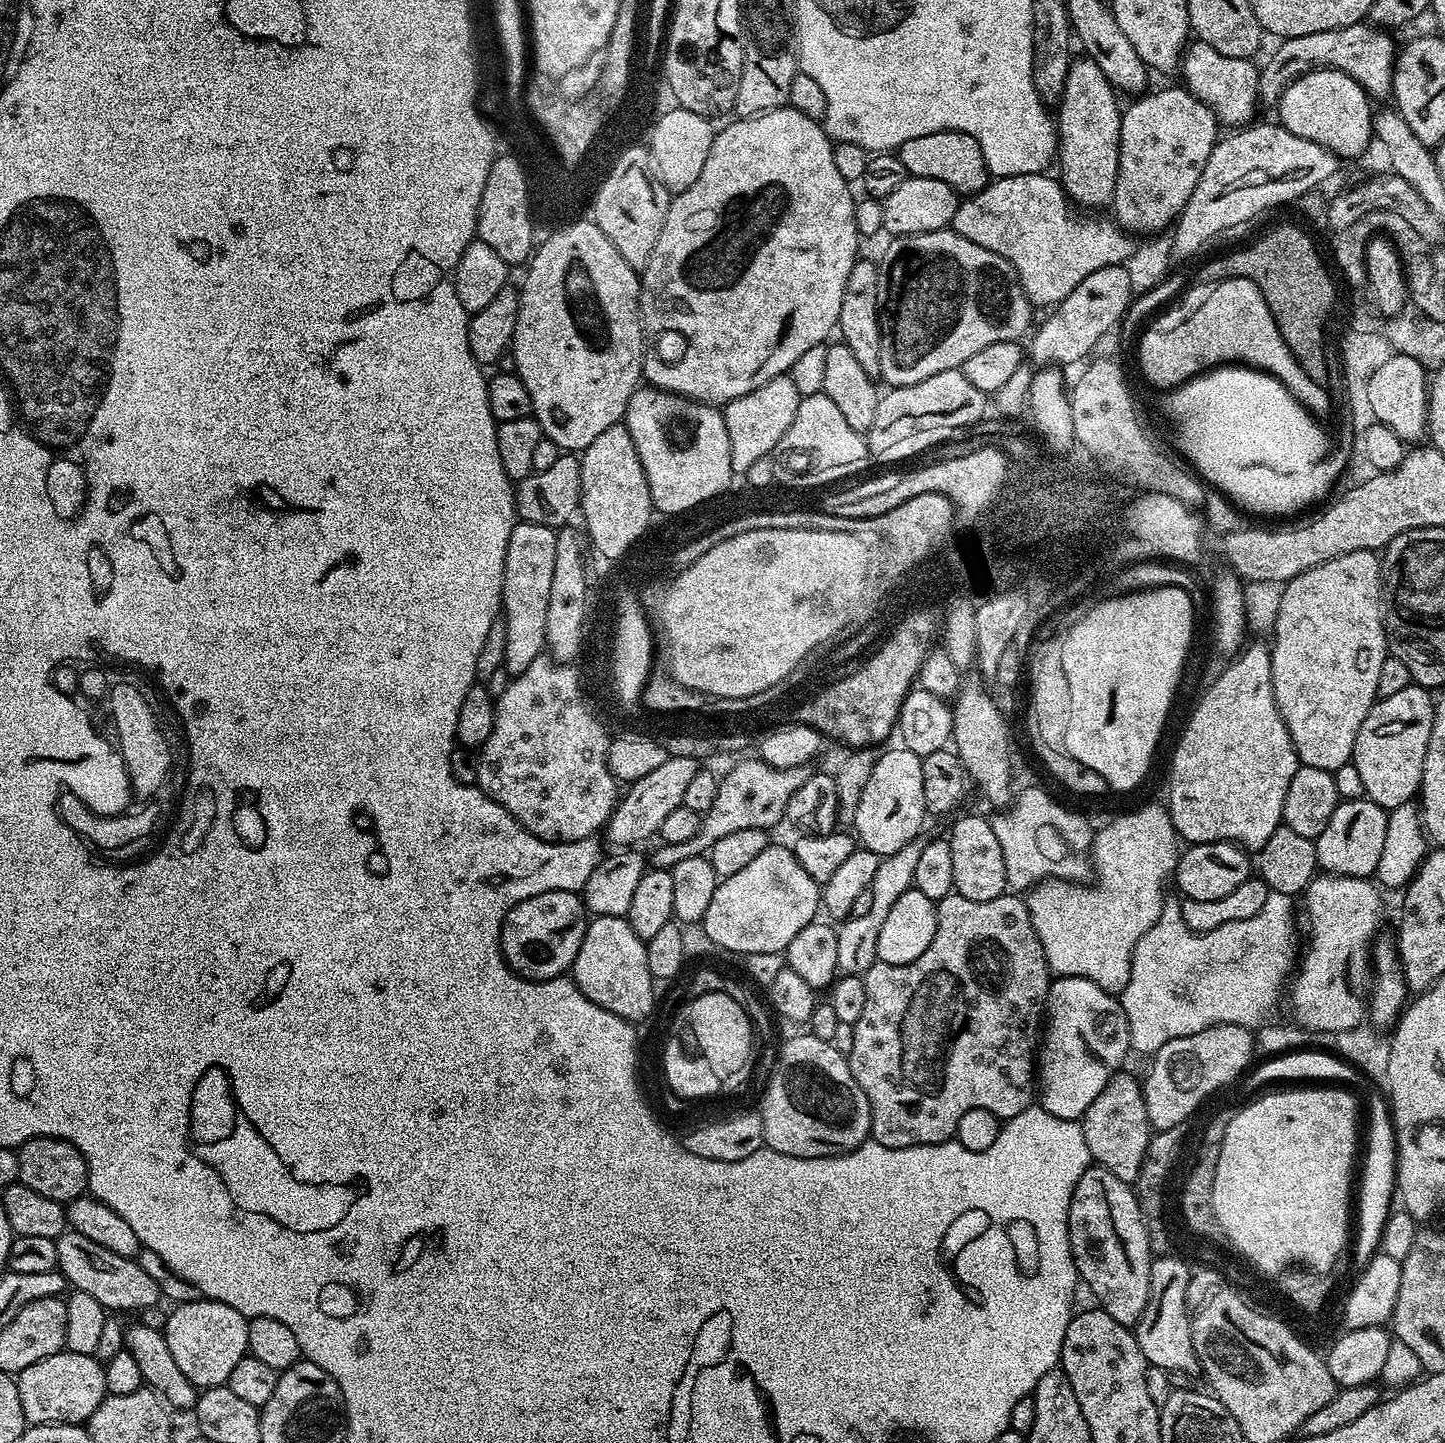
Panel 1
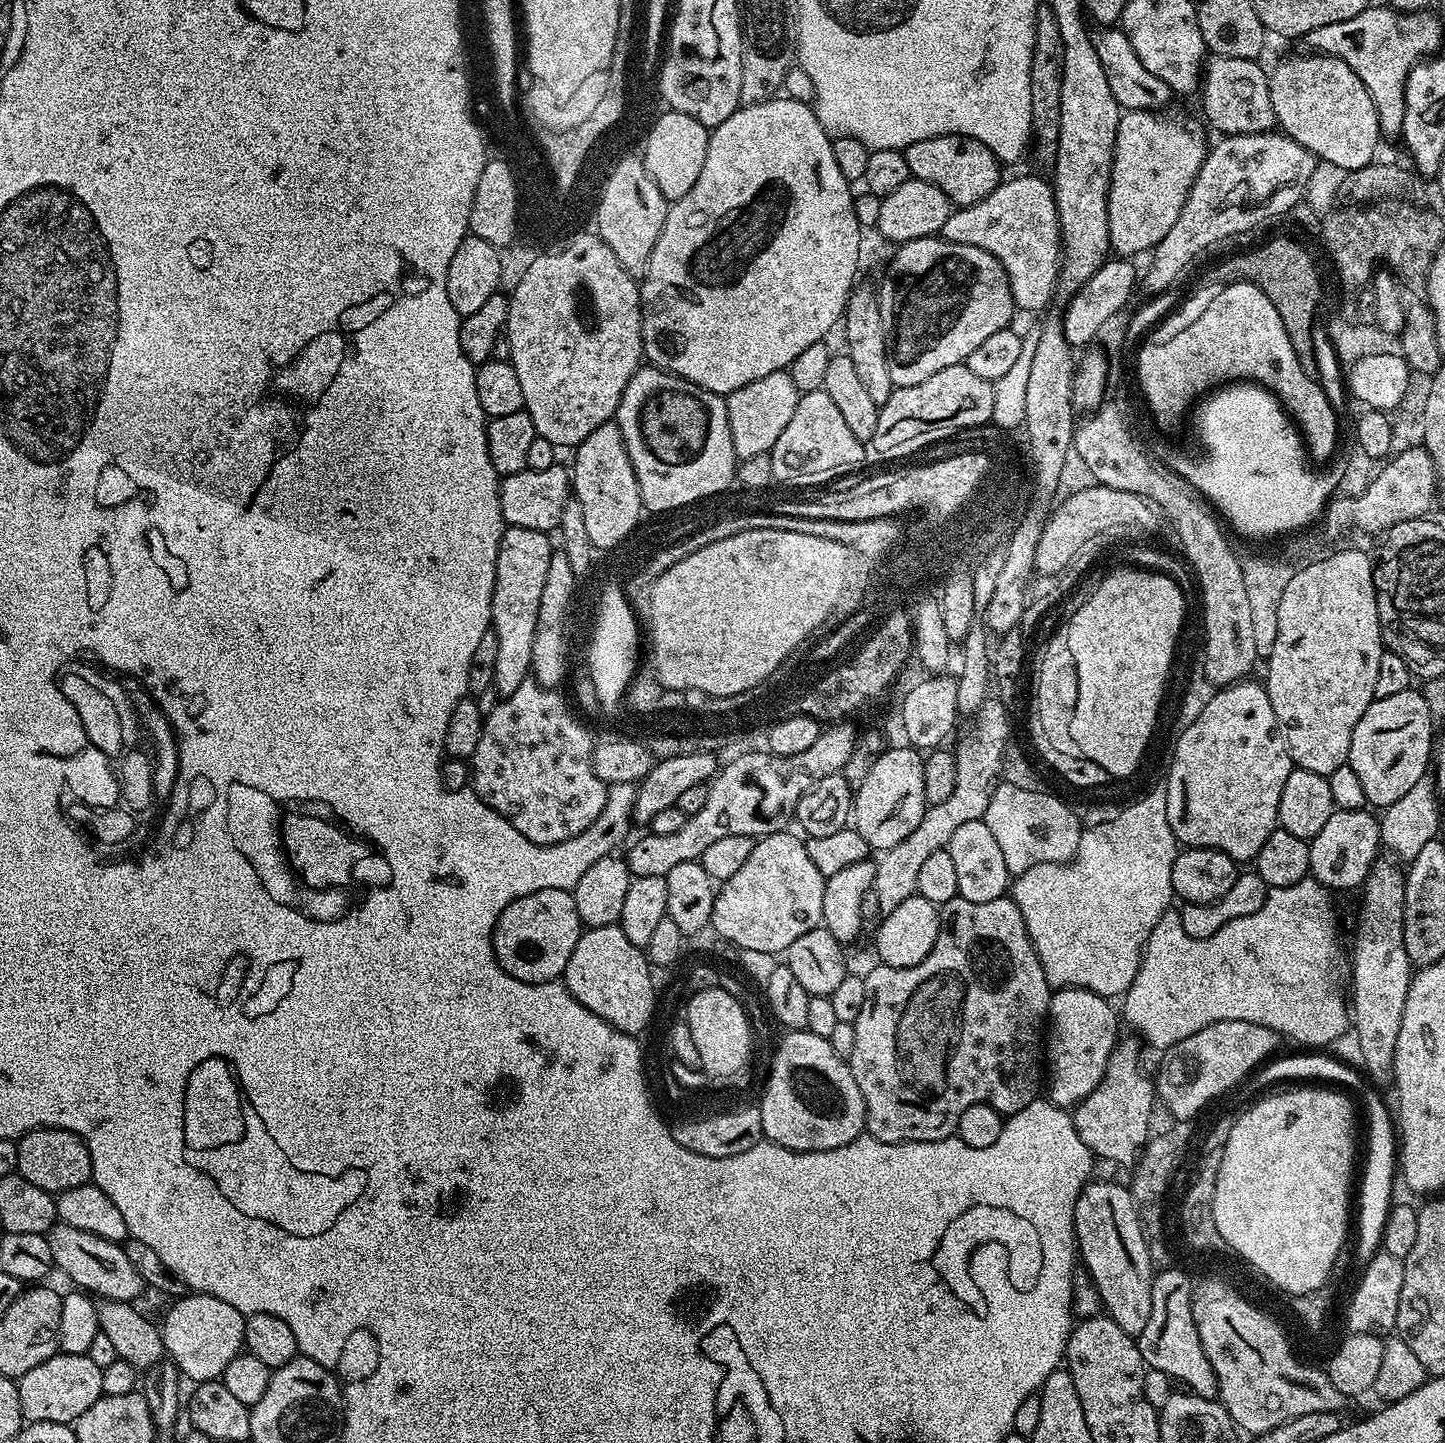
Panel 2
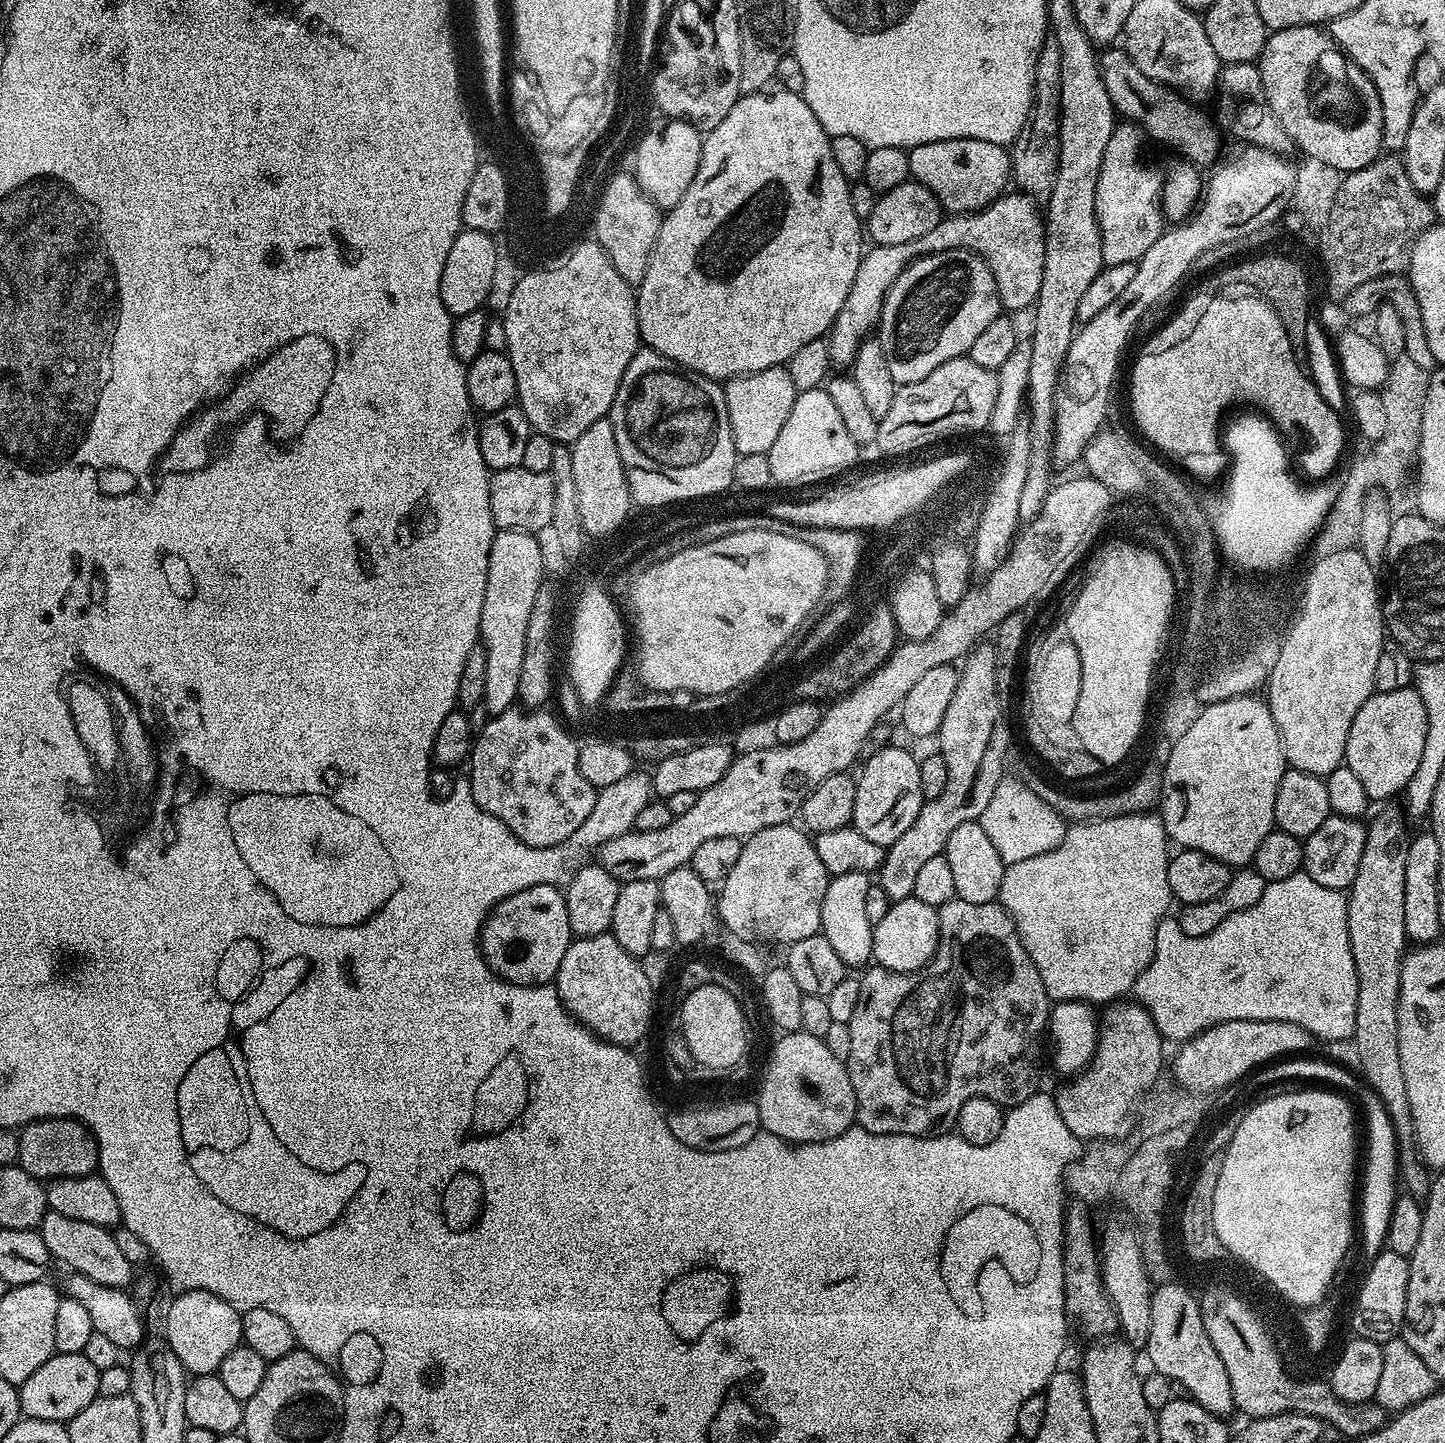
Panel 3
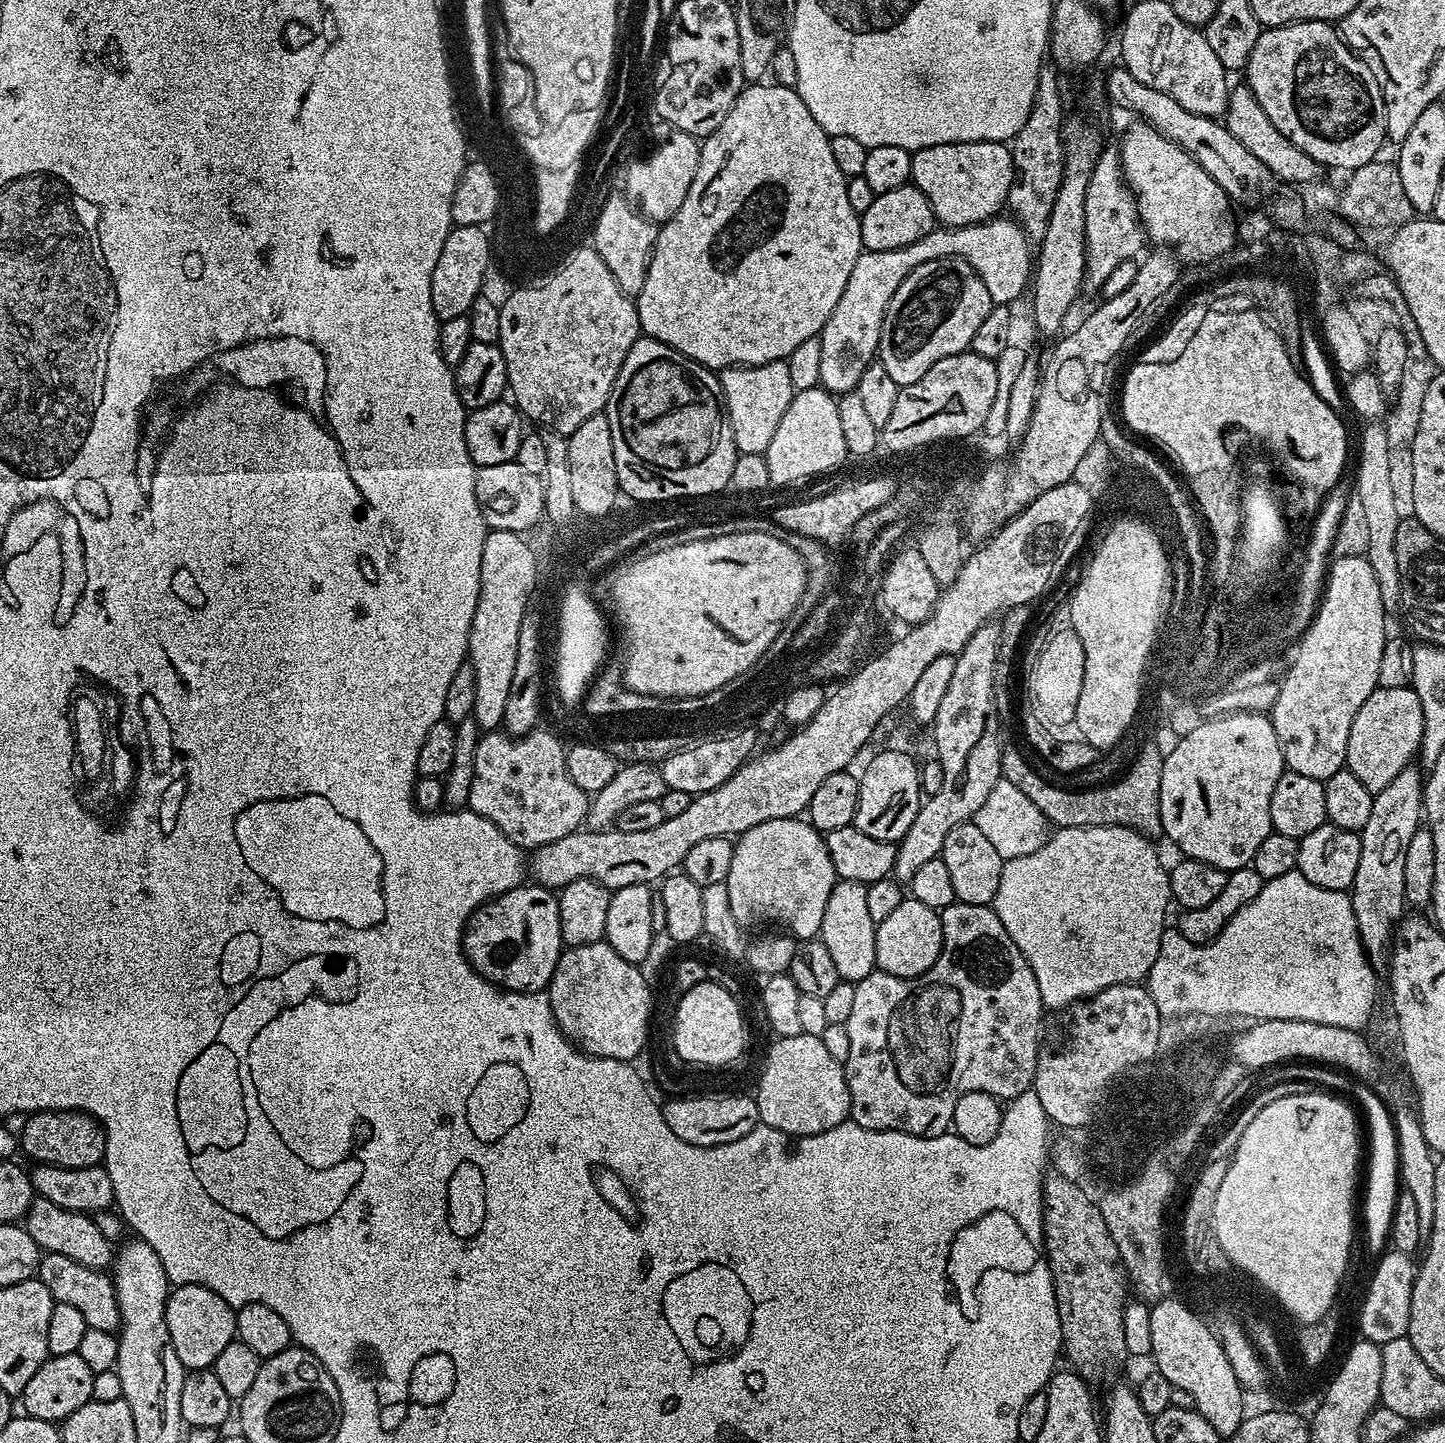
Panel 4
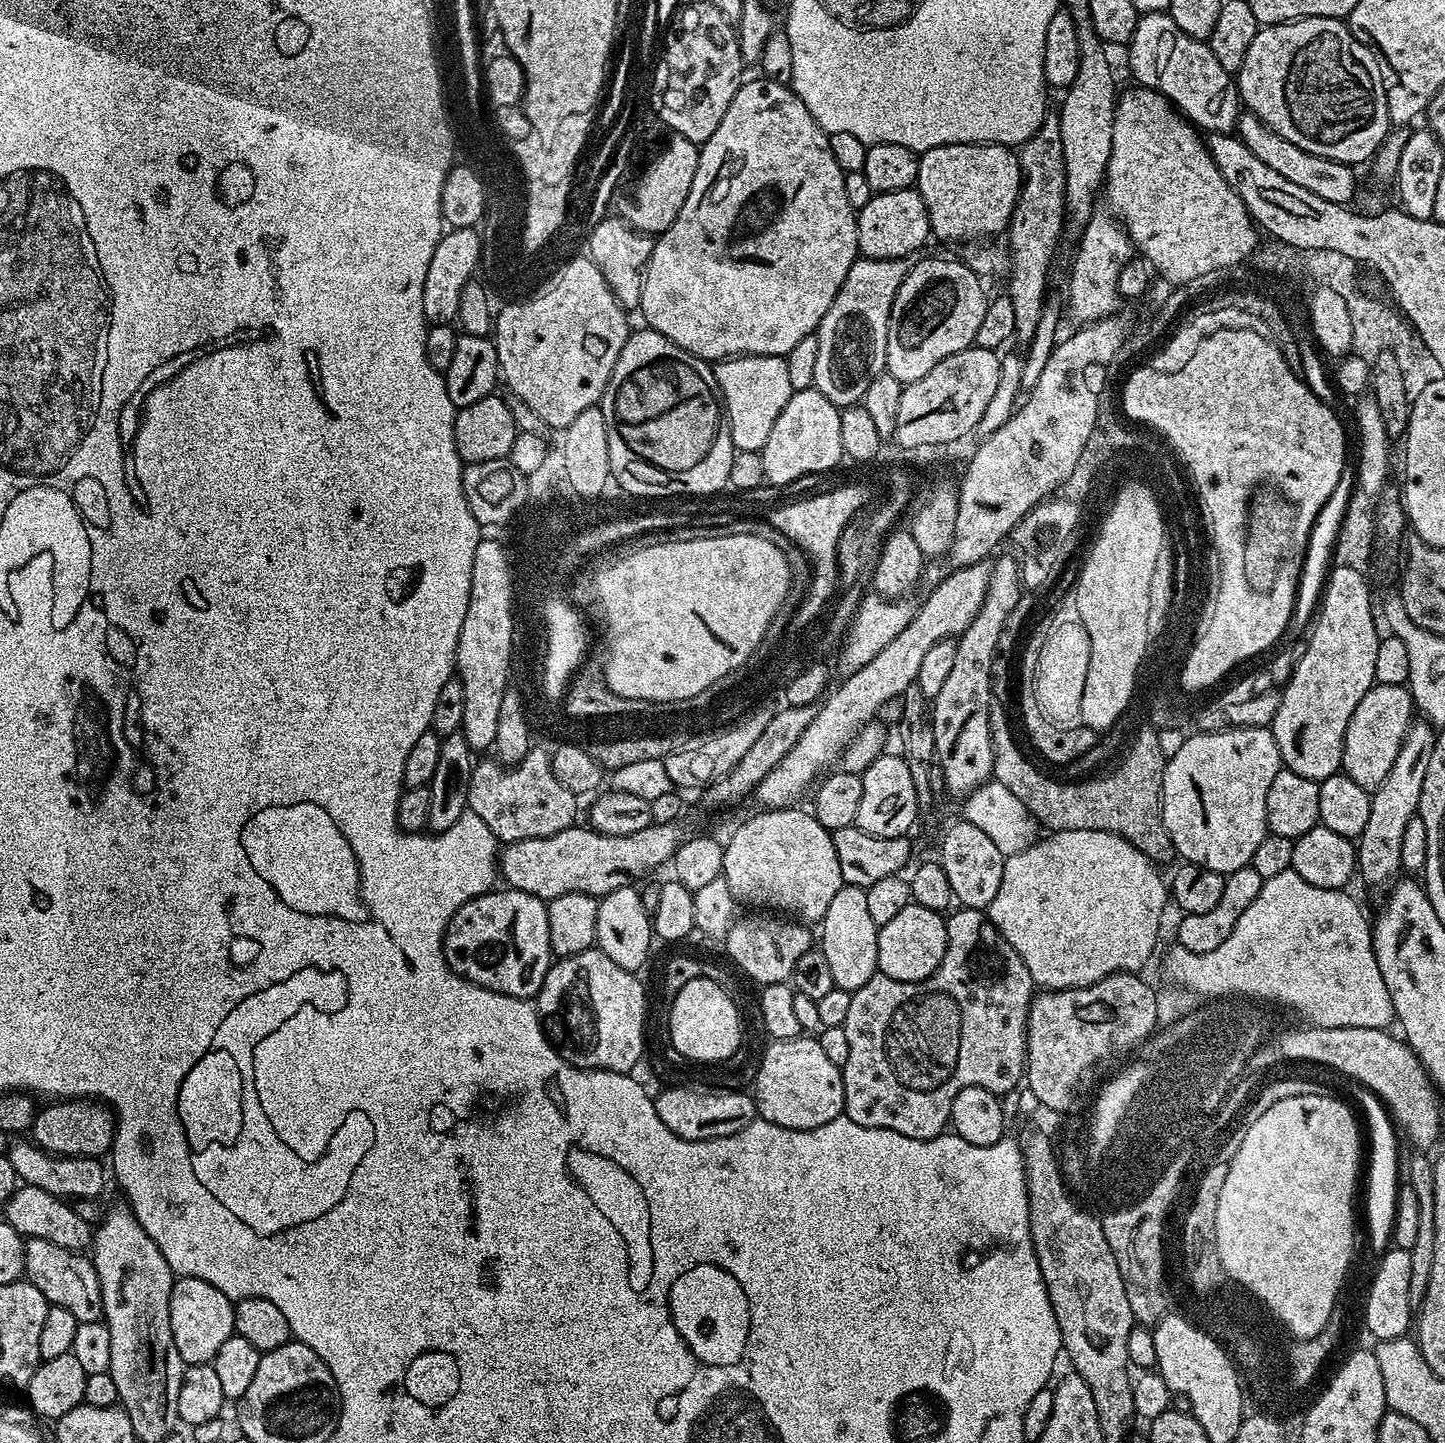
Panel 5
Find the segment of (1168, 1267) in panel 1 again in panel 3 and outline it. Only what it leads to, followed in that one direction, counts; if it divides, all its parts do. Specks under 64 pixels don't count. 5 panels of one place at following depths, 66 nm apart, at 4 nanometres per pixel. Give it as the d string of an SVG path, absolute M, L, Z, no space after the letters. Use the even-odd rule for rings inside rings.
M1181 1282L1161 1283L1152 1293L1152 1309L1150 1310L1150 1338L1146 1345L1148 1360L1151 1367L1162 1373L1173 1385L1181 1384L1187 1395L1195 1400L1210 1414L1221 1418L1228 1418L1234 1412L1230 1377L1226 1375L1226 1366L1222 1366L1222 1358L1218 1358L1218 1350L1214 1350L1214 1342L1206 1334L1204 1319L1200 1313L1199 1299Z

